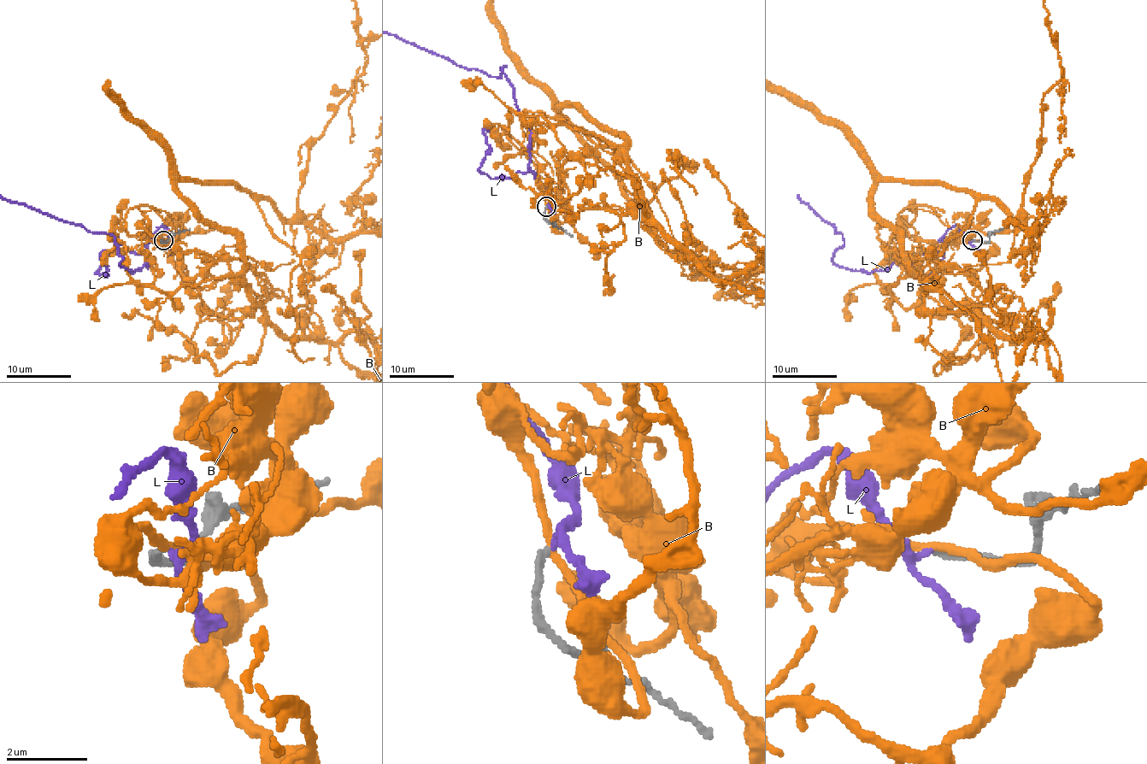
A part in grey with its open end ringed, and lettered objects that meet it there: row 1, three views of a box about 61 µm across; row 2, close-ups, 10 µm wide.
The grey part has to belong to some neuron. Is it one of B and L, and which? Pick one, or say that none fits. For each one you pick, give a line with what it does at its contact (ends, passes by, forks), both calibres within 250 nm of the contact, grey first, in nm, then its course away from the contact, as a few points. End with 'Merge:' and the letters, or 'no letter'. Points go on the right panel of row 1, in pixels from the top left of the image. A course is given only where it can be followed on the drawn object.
L: it passes by; calibres 160 and 160 nm
Merge: L

